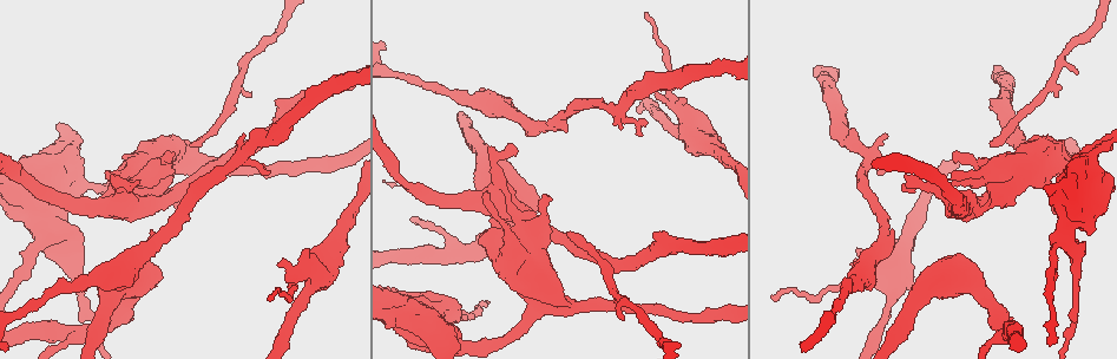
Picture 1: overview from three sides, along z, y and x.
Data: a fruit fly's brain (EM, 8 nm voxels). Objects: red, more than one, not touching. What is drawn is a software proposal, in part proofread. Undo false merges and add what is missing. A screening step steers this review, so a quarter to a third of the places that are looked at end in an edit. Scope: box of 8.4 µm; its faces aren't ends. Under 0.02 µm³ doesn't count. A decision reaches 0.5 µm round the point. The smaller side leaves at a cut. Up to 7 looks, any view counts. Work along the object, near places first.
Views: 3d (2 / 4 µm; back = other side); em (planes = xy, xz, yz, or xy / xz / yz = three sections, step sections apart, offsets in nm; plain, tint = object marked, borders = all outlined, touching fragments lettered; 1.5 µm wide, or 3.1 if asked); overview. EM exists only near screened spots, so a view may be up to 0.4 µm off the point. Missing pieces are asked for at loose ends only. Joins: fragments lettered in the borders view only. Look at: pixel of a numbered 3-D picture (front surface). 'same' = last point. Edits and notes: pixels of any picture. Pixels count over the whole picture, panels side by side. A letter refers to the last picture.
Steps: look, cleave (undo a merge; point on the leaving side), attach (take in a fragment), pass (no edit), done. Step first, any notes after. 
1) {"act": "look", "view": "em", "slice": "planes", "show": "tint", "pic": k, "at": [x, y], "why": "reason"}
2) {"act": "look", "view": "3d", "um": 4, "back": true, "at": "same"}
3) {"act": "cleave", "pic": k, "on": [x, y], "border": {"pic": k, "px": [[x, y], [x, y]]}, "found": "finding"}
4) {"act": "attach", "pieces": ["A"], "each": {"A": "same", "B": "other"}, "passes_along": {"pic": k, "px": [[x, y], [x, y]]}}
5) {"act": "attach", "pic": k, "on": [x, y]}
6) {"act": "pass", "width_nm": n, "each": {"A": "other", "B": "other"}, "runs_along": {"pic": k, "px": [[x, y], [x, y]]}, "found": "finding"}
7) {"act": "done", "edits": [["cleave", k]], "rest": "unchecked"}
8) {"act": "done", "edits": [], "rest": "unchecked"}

{"act": "look", "view": "em", "slice": "planes", "show": "borders", "pic": 1, "at": [1074, 327], "why": "a narrow waist"}

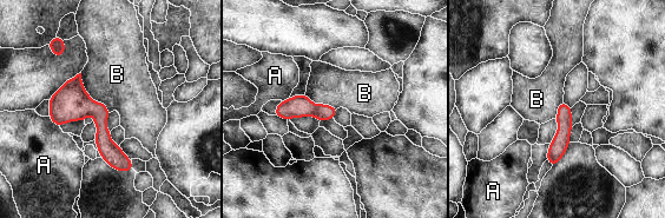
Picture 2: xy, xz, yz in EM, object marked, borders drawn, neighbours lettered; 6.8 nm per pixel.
{"act": "pass", "each": {"A": "other", "B": "other"}, "runs_along": {"pic": 2, "px": [[72, 85], [127, 167]]}, "found": "all the same neuron"}

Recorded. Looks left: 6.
{"act": "look", "view": "em", "slice": "planes", "show": "plain", "pic": 1, "at": [77, 238], "why": "closes a loop"}

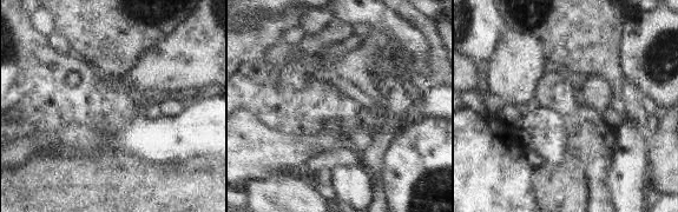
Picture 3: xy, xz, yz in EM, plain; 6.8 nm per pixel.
{"act": "look", "view": "em", "slice": "planes", "show": "borders", "at": "same", "why": "see the neighbours"}

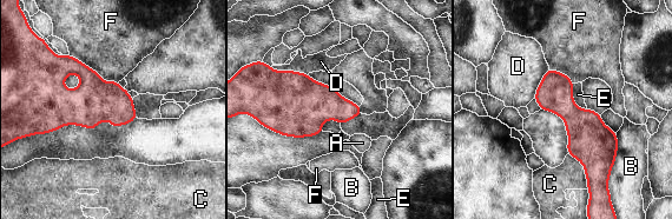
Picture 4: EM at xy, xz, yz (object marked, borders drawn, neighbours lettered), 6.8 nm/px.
{"act": "pass", "width_nm": 220, "longest_contact_nm": ["F", 380], "each": {"A": "other", "B": "other", "C": "other", "D": "other", "E": "other", "F": "other"}, "found": "all the same neuron"}

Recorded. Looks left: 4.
{"act": "look", "view": "em", "slice": "planes", "show": "tint", "pic": 1, "at": [292, 278], "why": "thick turns thin"}

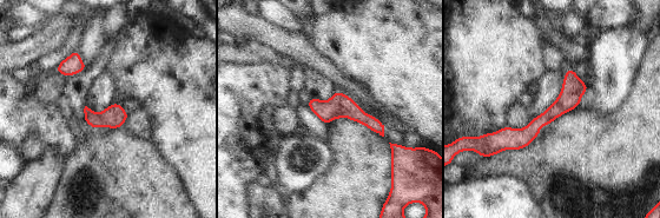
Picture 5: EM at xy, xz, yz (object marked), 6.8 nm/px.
{"act": "look", "view": "em", "slice": "planes", "show": "borders", "at": "same", "why": "what lies round it"}

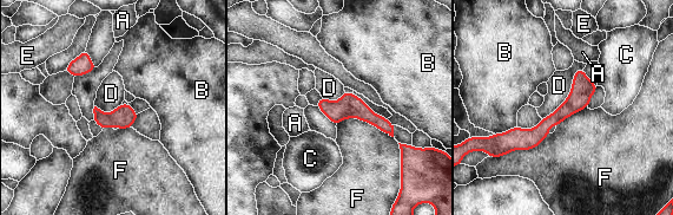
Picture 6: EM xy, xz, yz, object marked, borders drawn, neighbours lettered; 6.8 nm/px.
{"act": "pass", "each": {"A": "other", "B": "other", "C": "other", "D": "other", "E": "other", "F": "other"}, "runs_along": {"pic": 6, "px": [[593, 86], [535, 136], [506, 147]]}, "found": "all the same neuron"}

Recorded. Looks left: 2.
{"act": "done", "edits": [], "rest": "unchecked"}

